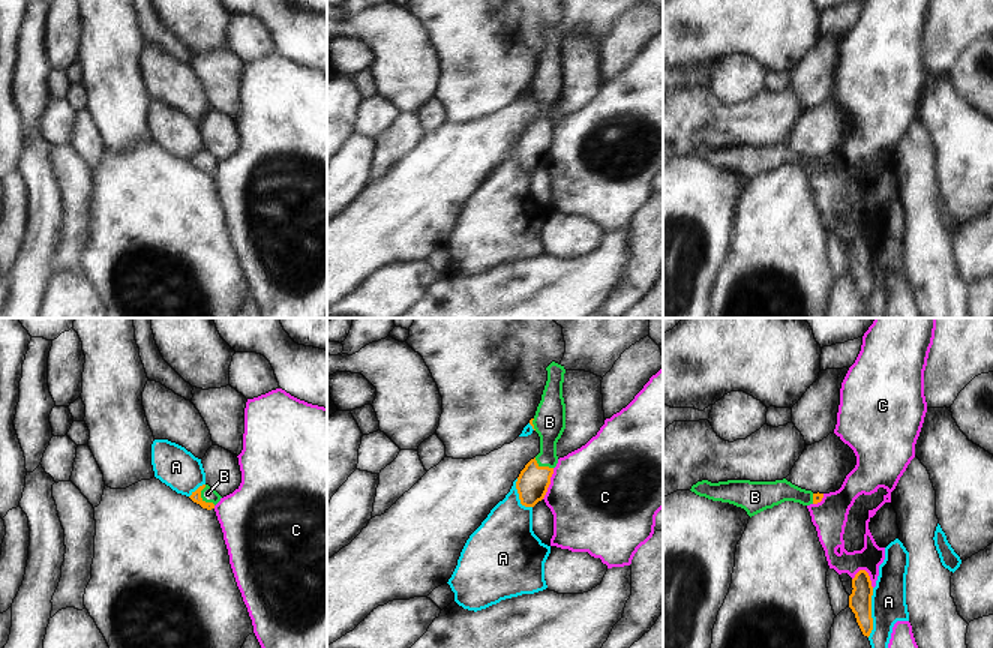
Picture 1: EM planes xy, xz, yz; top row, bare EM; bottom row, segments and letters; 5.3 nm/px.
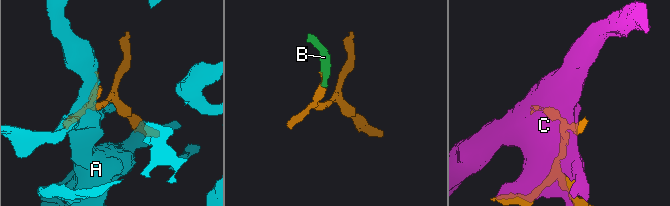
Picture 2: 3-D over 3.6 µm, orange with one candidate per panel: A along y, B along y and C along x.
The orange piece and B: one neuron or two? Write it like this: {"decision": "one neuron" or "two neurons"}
{"decision": "one neuron"}

